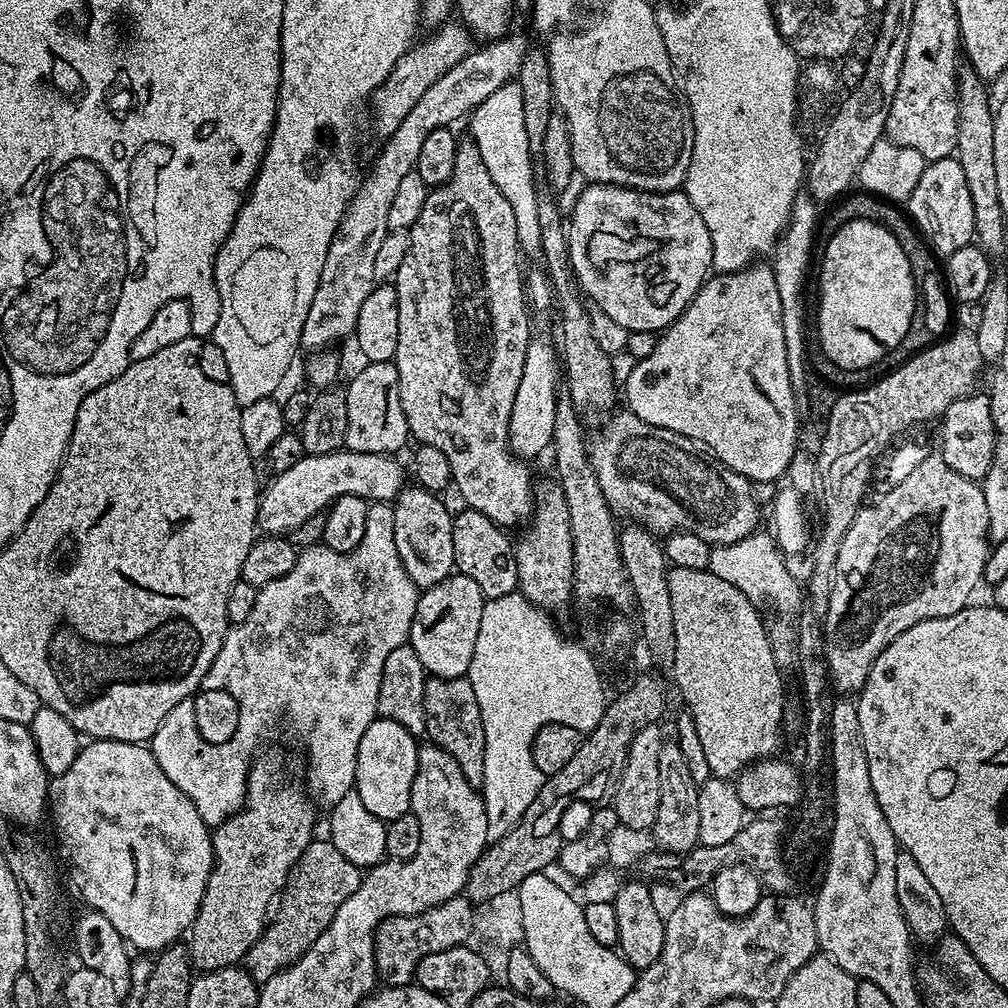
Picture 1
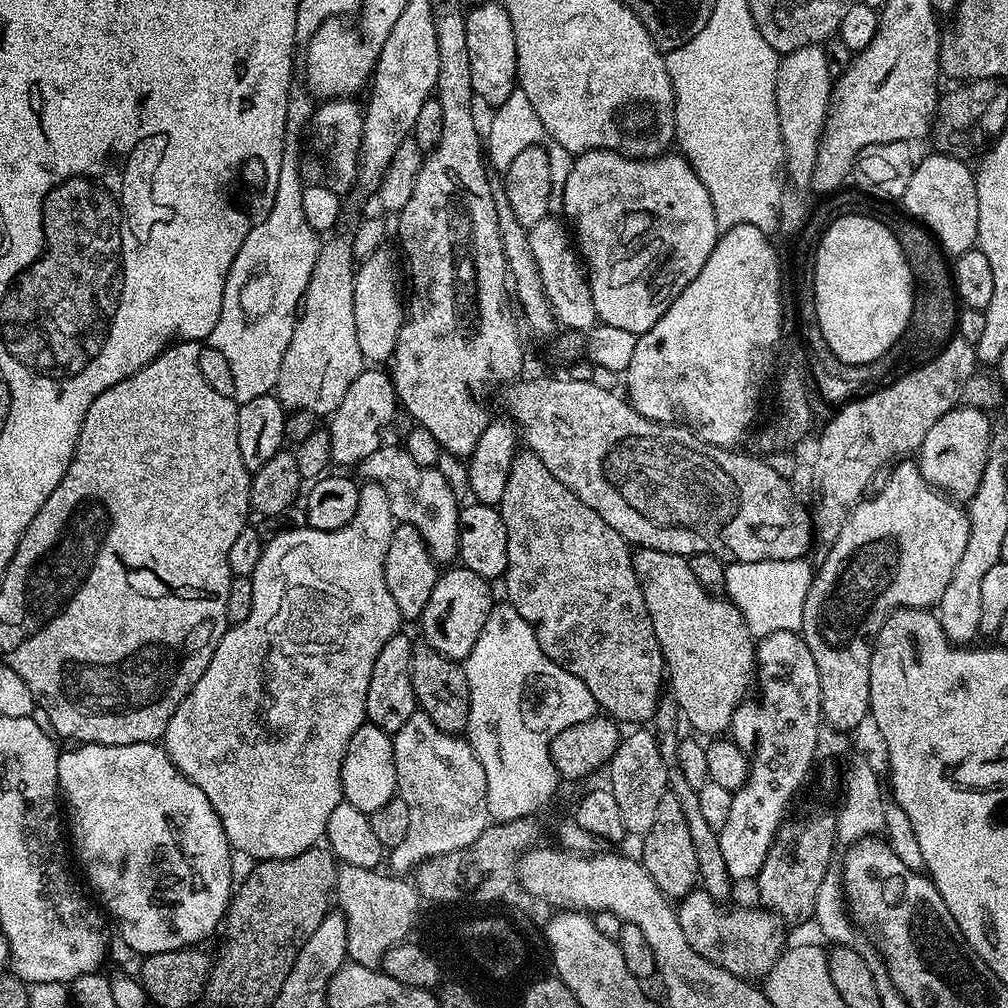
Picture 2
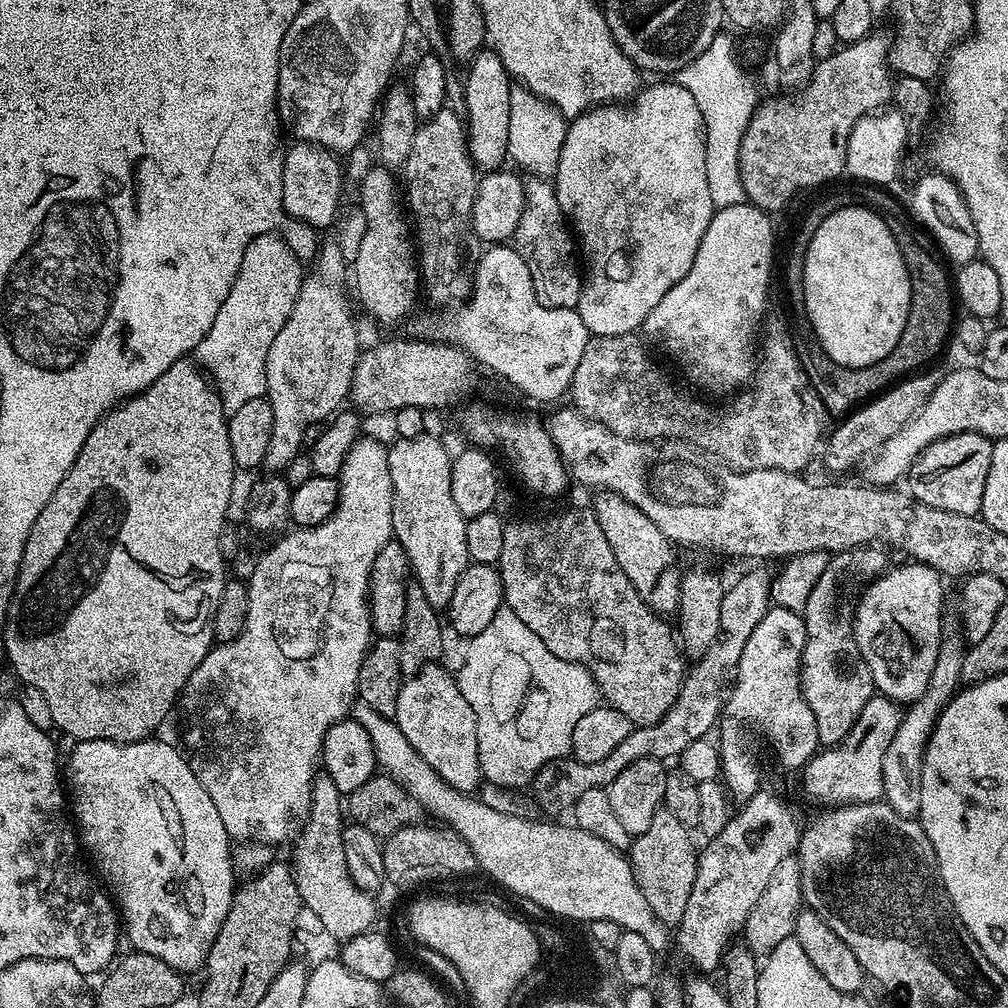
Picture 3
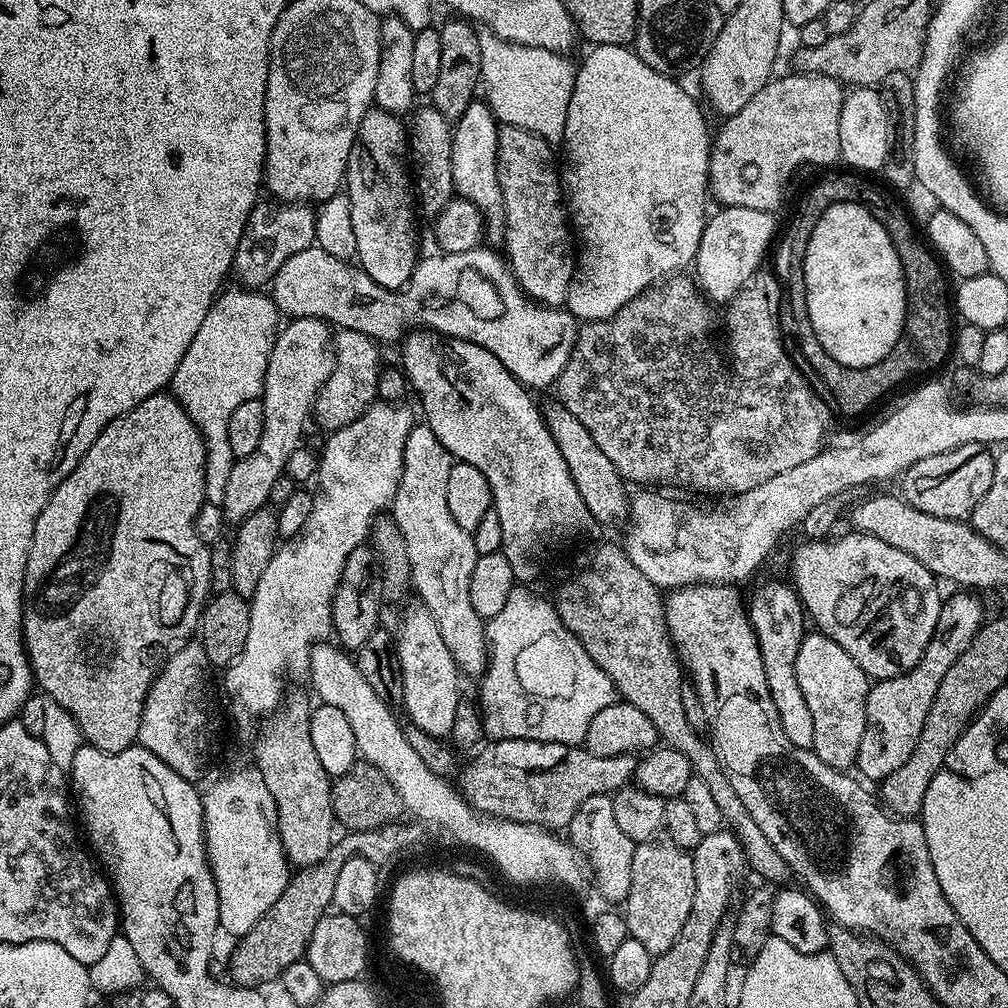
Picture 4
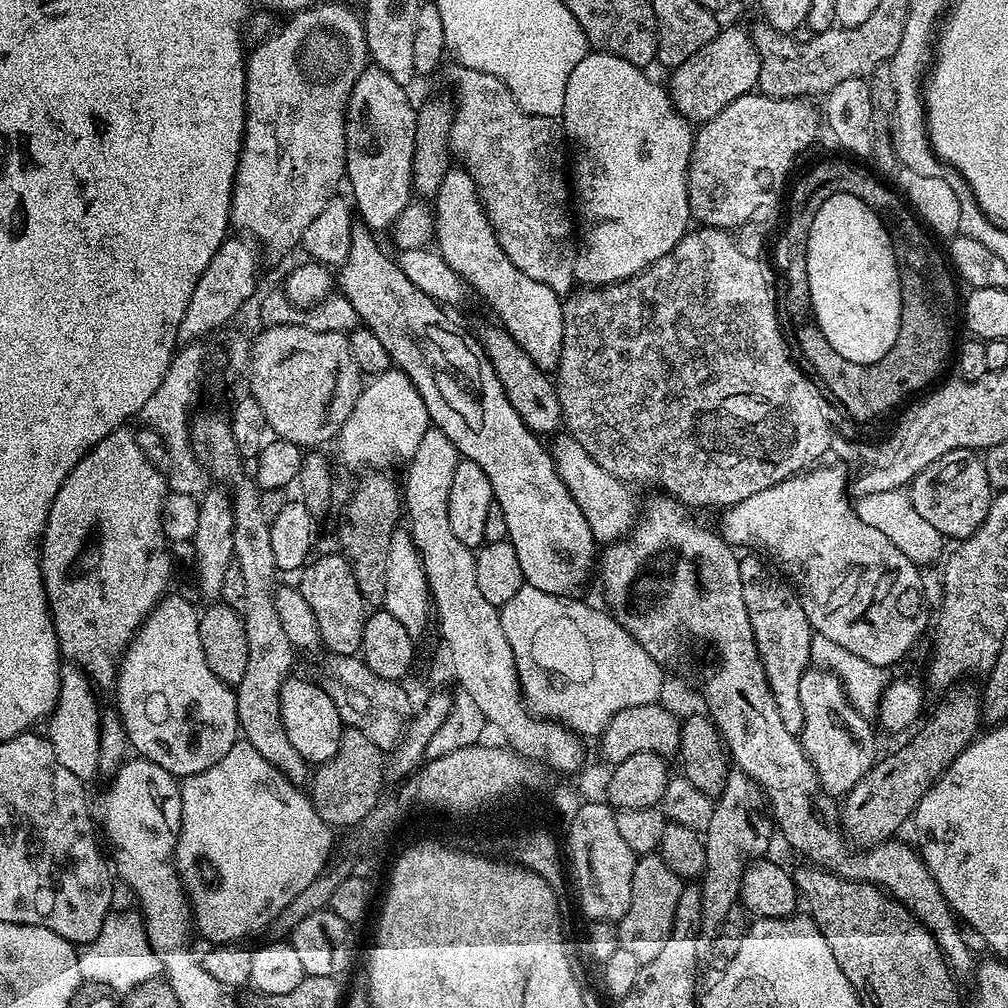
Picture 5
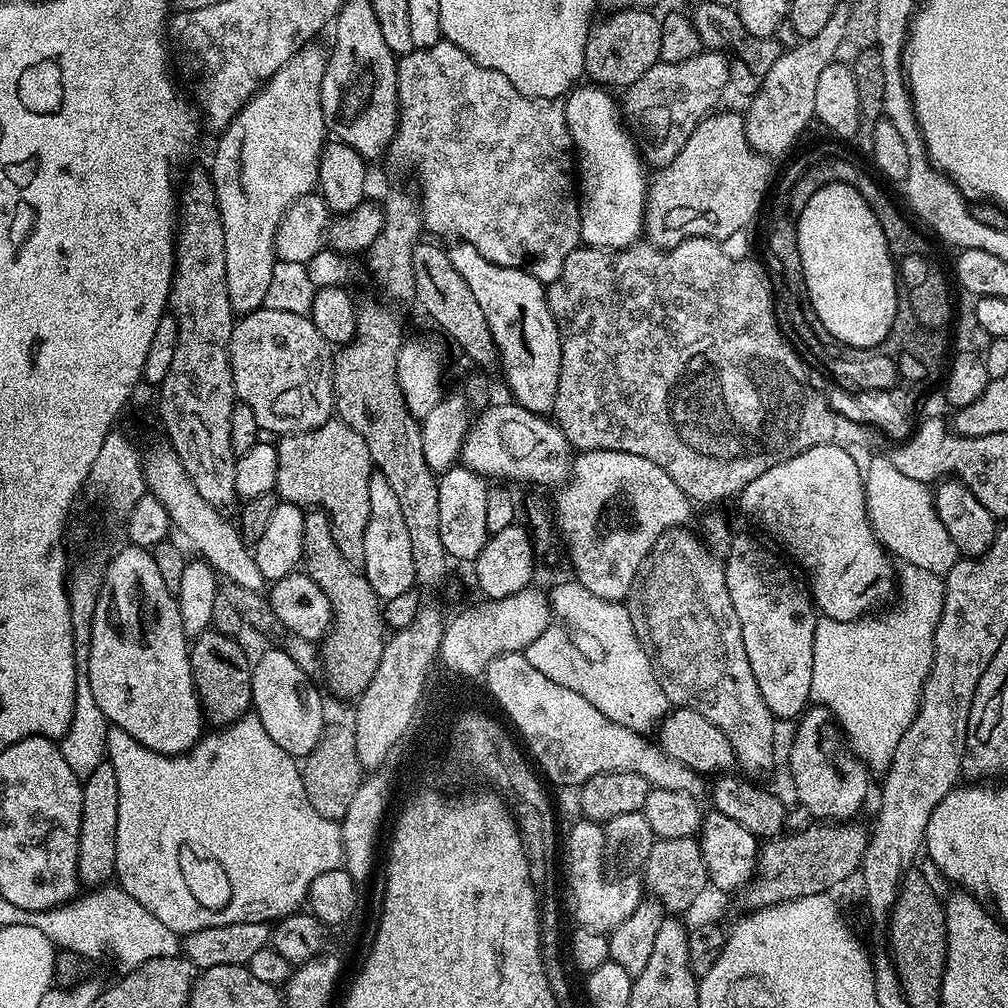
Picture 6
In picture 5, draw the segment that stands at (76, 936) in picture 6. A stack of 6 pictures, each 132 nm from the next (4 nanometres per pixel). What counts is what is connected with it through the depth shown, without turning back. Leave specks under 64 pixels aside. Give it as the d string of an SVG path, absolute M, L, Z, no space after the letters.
M137 911L109 913L103 920L98 938L85 945L78 953L80 975L84 980L110 986L118 994L126 994L138 985L155 979L160 972L159 956L149 944L144 919Z

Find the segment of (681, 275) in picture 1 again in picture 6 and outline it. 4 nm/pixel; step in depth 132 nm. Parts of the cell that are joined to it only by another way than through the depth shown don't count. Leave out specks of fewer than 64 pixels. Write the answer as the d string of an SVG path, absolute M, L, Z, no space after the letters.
M591 82L585 85L585 88L573 88L563 101L566 126L572 135L574 156L578 161L580 239L590 248L630 248L641 239L644 230L644 204L648 201L650 176L644 173L646 164L641 149L633 133L622 123L621 109L617 101L616 104L612 101L613 93Z

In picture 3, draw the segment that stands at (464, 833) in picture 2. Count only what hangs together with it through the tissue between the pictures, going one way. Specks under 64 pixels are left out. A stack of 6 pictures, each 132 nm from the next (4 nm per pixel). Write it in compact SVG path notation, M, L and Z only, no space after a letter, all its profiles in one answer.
M436 662L425 664L422 670L401 683L394 719L398 730L406 734L410 746L414 746L414 750L448 785L472 794L482 784L474 710L470 710L470 702L462 698L457 677L440 666Z

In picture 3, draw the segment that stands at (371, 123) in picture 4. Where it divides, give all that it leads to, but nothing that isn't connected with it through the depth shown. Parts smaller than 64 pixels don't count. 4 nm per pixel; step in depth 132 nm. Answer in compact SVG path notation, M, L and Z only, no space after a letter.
M373 166L359 181L359 211L366 214L366 235L362 246L358 246L358 258L354 261L356 268L356 296L361 304L378 319L396 322L403 318L416 304L416 291L421 291L422 277L418 267L418 253L414 247L414 236L410 231L410 220L402 203L402 192L391 171L383 166Z

